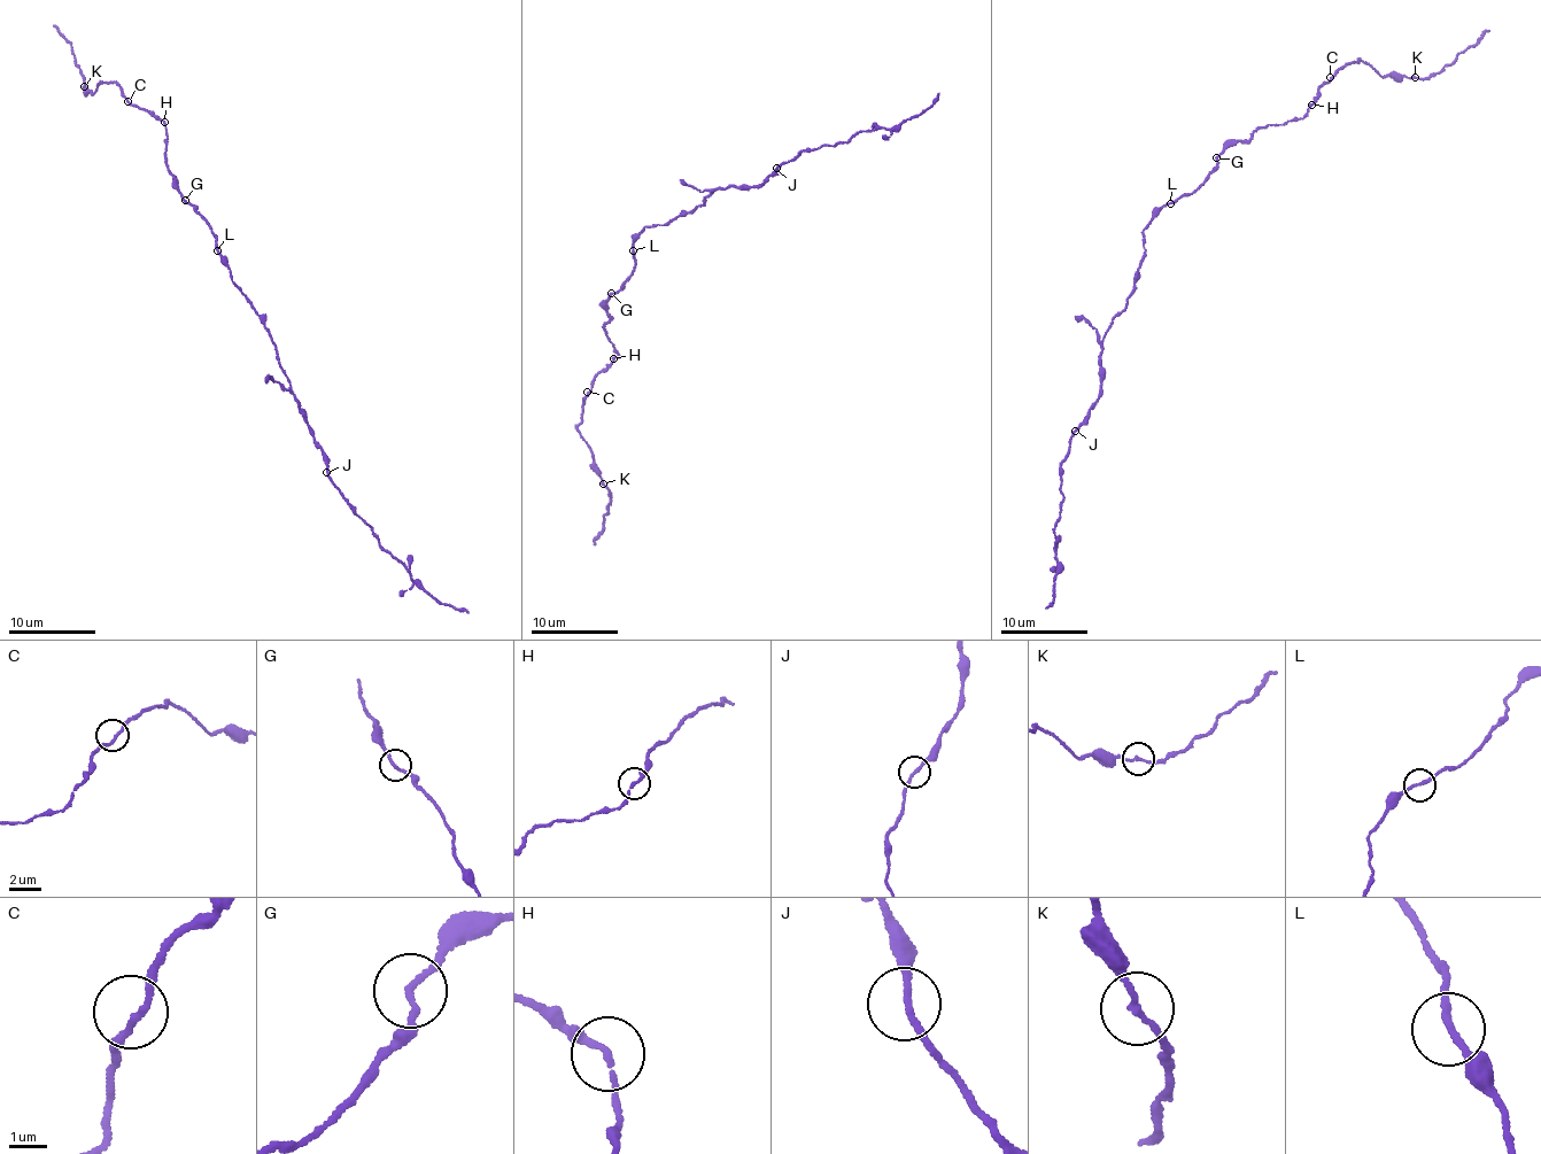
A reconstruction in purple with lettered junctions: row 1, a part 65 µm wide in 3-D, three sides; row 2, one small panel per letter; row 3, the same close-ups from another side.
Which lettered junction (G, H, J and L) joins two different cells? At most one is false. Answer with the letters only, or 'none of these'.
none of these

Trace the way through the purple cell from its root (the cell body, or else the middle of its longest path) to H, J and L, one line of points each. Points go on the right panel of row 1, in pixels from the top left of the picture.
H: (1155, 215), (1199, 188), (1231, 145), (1249, 139), (1267, 125), (1294, 121), (1311, 105)
J: (1155, 215), (1144, 231), (1143, 256), (1133, 293), (1113, 320), (1102, 343), (1099, 395), (1075, 431)
L: (1155, 215), (1170, 203)

